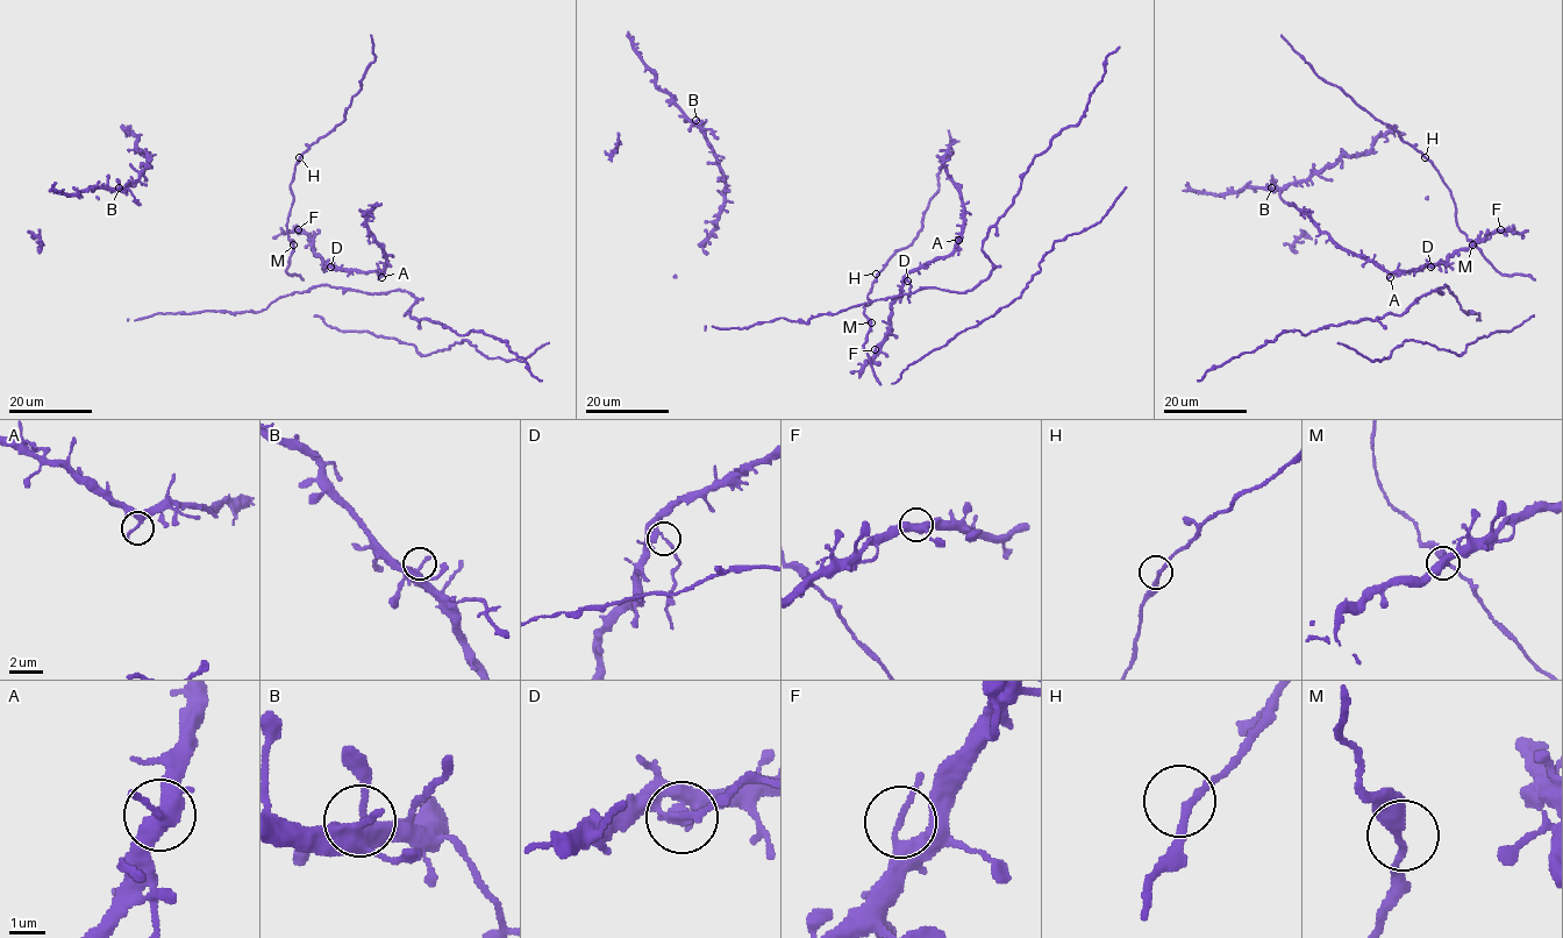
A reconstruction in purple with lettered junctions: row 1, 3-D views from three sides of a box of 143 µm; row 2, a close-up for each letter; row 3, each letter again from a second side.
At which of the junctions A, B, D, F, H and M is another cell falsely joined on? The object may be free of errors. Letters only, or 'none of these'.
D

